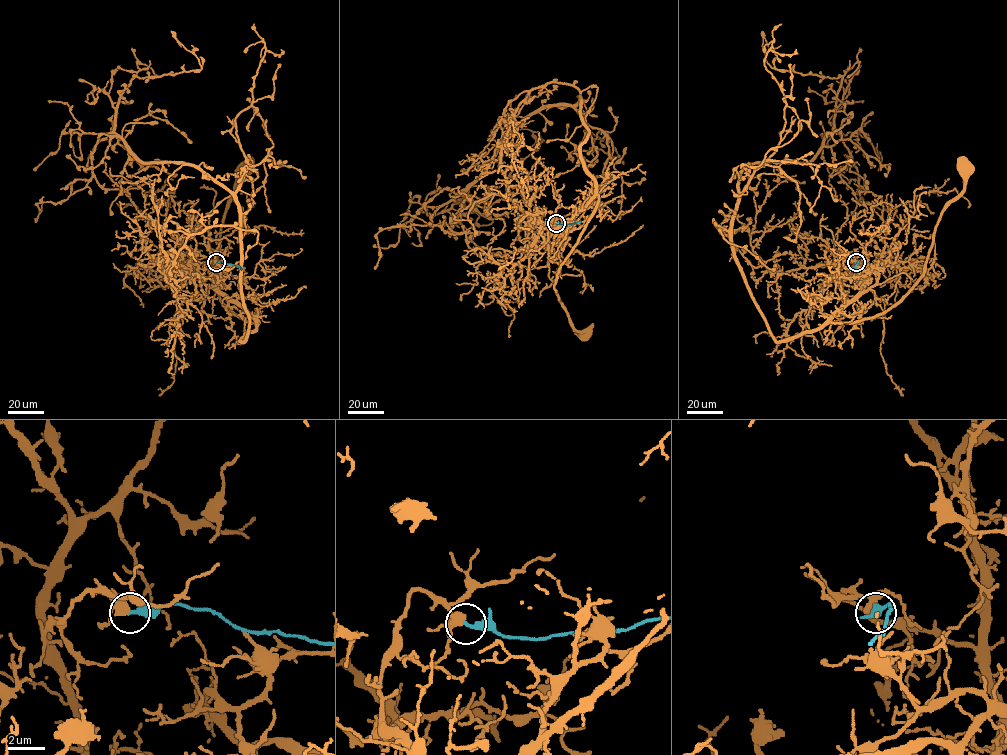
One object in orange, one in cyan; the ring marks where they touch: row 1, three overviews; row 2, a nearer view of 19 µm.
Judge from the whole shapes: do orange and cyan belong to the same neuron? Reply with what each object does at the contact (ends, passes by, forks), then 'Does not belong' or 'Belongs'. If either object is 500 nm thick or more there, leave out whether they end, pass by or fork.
Does not belong

